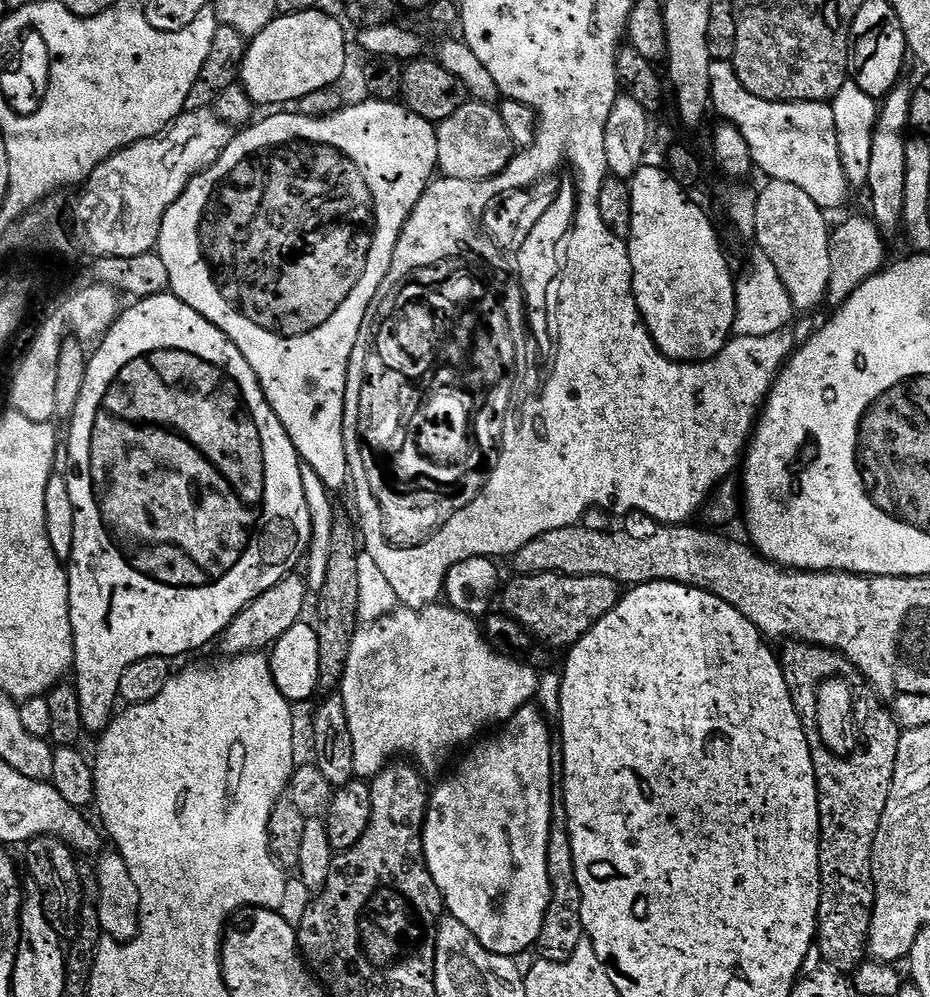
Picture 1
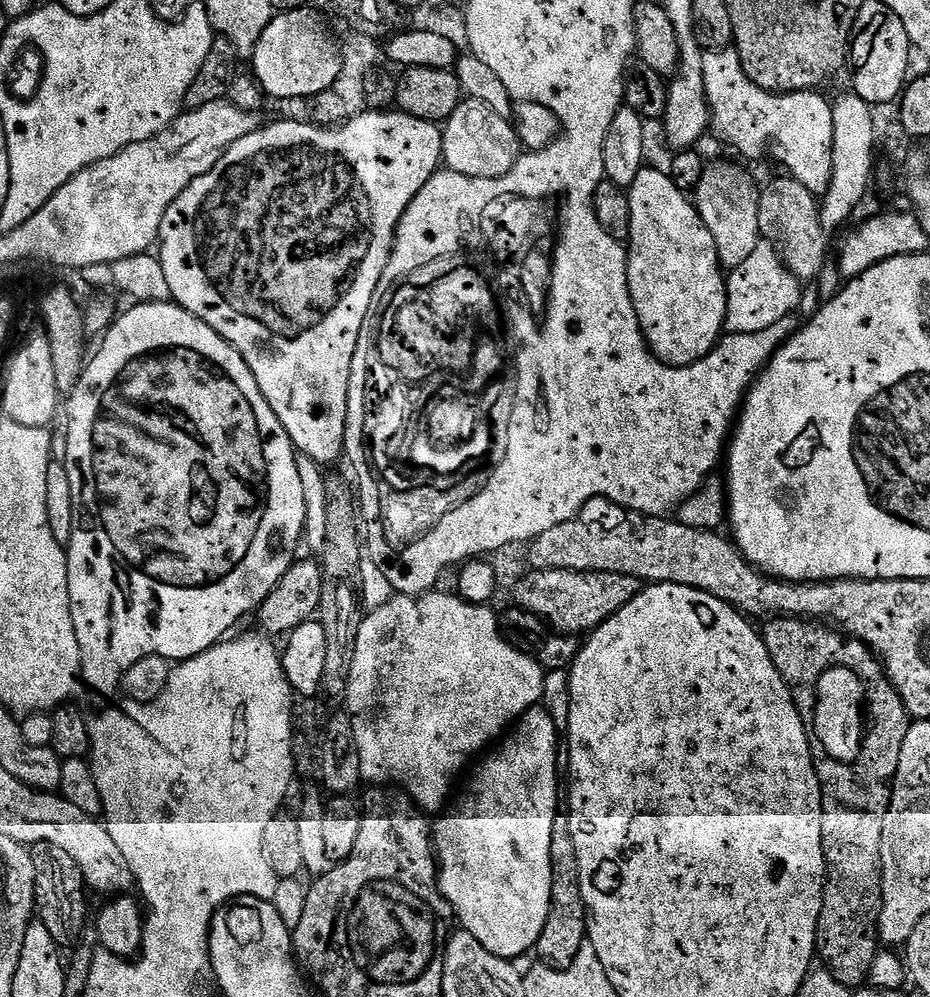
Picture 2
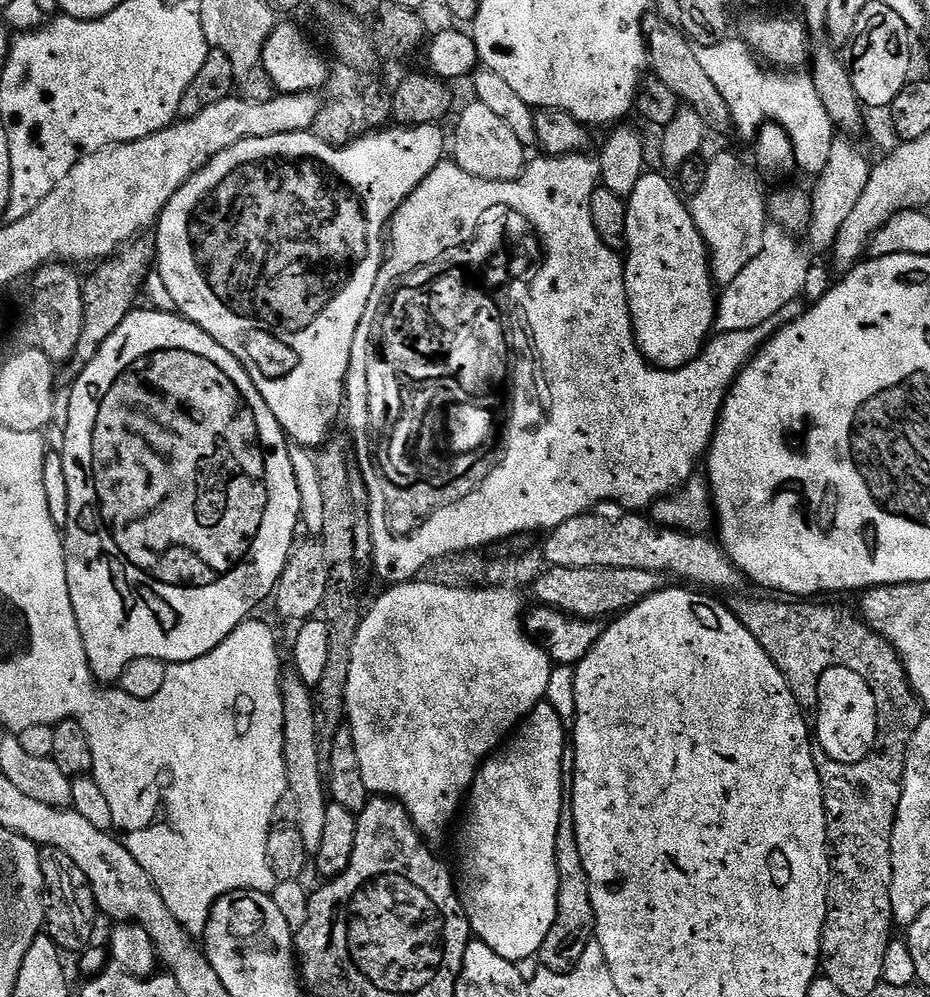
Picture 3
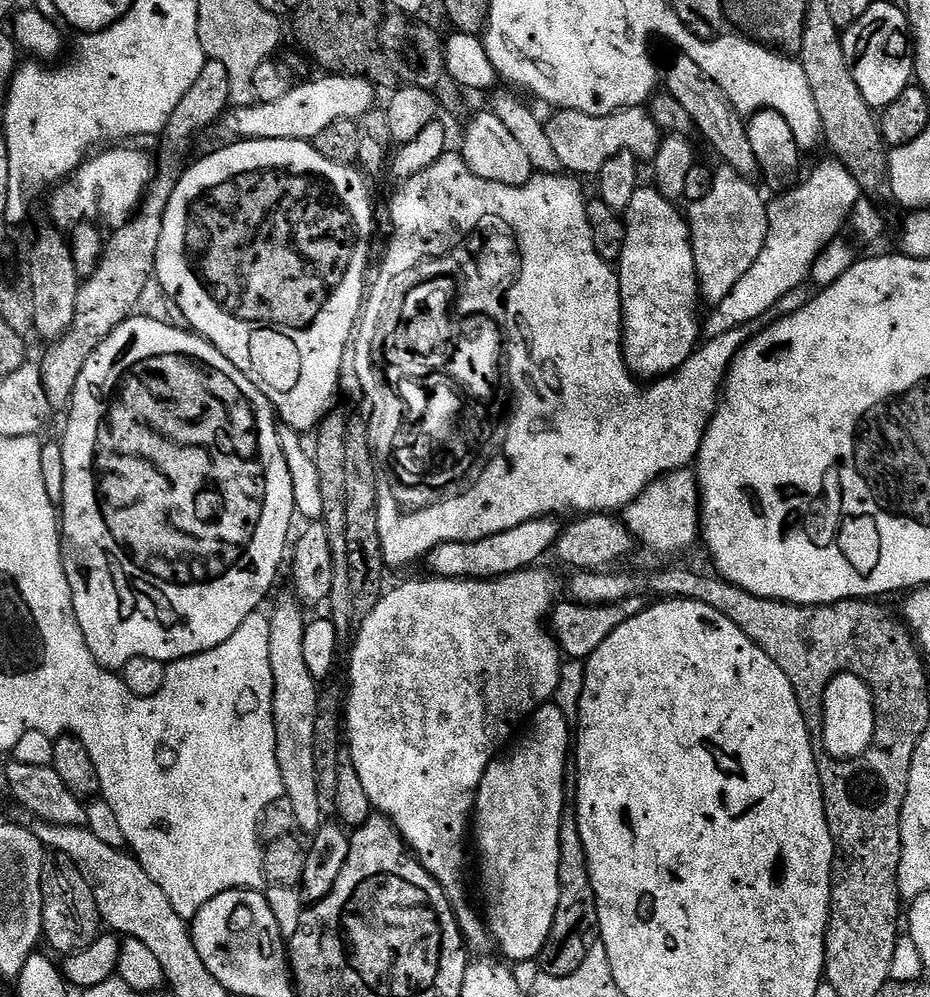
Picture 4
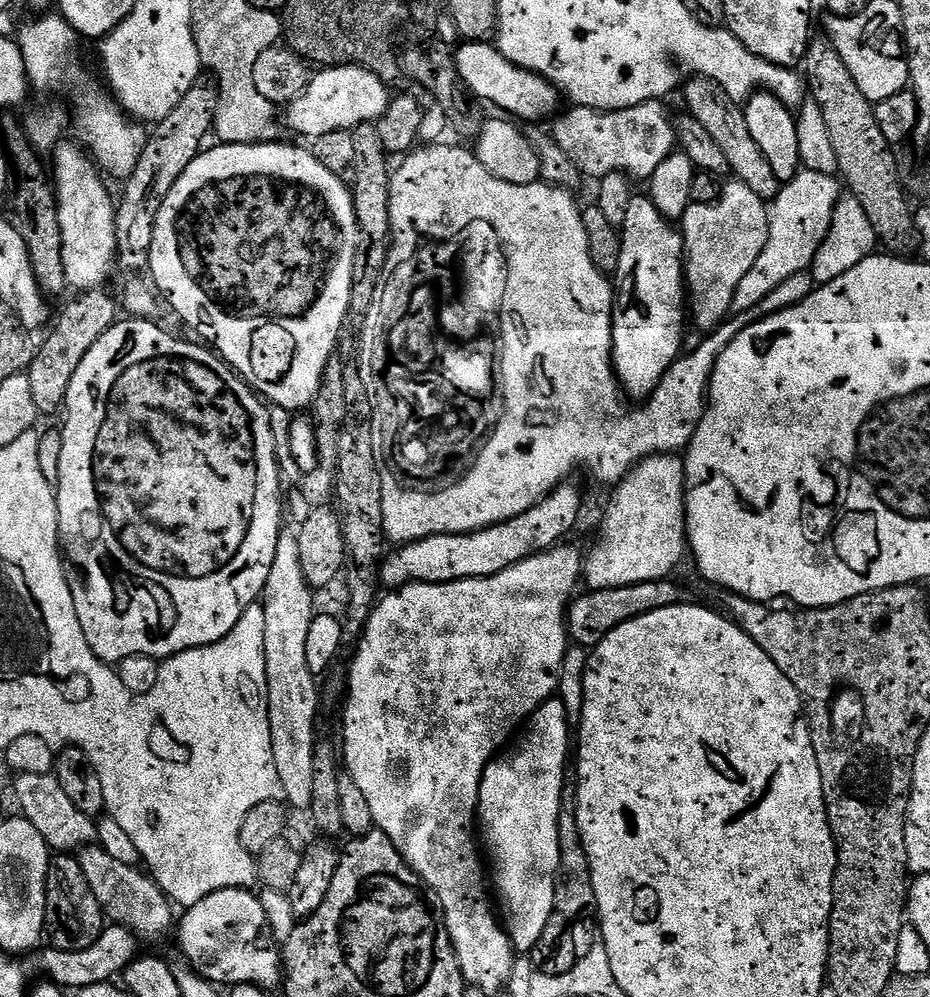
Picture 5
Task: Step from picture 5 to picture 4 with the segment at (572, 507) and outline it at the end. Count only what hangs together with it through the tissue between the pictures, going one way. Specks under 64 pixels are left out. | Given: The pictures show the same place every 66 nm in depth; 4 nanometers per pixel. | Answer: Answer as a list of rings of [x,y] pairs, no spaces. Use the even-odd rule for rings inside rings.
[[[551,515],[538,516],[530,522],[522,522],[522,526],[514,526],[514,530],[502,530],[502,534],[487,536],[474,542],[455,540],[439,544],[427,553],[426,564],[432,567],[431,575],[446,580],[461,578],[495,578],[509,576],[512,572],[522,572],[526,568],[539,565],[544,555],[553,551],[556,539],[561,534],[562,524]]]

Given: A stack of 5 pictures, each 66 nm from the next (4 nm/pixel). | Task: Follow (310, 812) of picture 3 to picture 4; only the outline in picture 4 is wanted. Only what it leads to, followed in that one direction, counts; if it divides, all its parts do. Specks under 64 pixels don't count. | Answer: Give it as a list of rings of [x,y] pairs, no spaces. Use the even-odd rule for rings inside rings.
[[[293,597],[280,599],[274,612],[269,613],[270,670],[274,684],[272,713],[276,731],[276,757],[278,770],[282,772],[282,786],[290,806],[294,806],[296,828],[305,834],[317,832],[322,823],[318,810],[318,788],[314,774],[314,722],[320,709],[321,689],[302,658],[302,638],[305,617],[298,612]]]

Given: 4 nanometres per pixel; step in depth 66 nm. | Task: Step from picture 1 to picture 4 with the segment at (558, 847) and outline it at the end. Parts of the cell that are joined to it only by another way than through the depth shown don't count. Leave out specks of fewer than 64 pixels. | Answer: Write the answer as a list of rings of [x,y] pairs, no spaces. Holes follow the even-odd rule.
[[[565,810],[560,819],[560,861],[558,862],[558,910],[554,914],[554,926],[550,930],[550,938],[542,946],[539,963],[552,964],[564,952],[564,943],[575,932],[583,928],[593,927],[596,918],[596,895],[590,882],[586,850],[582,846],[582,834],[578,830],[575,811]]]

